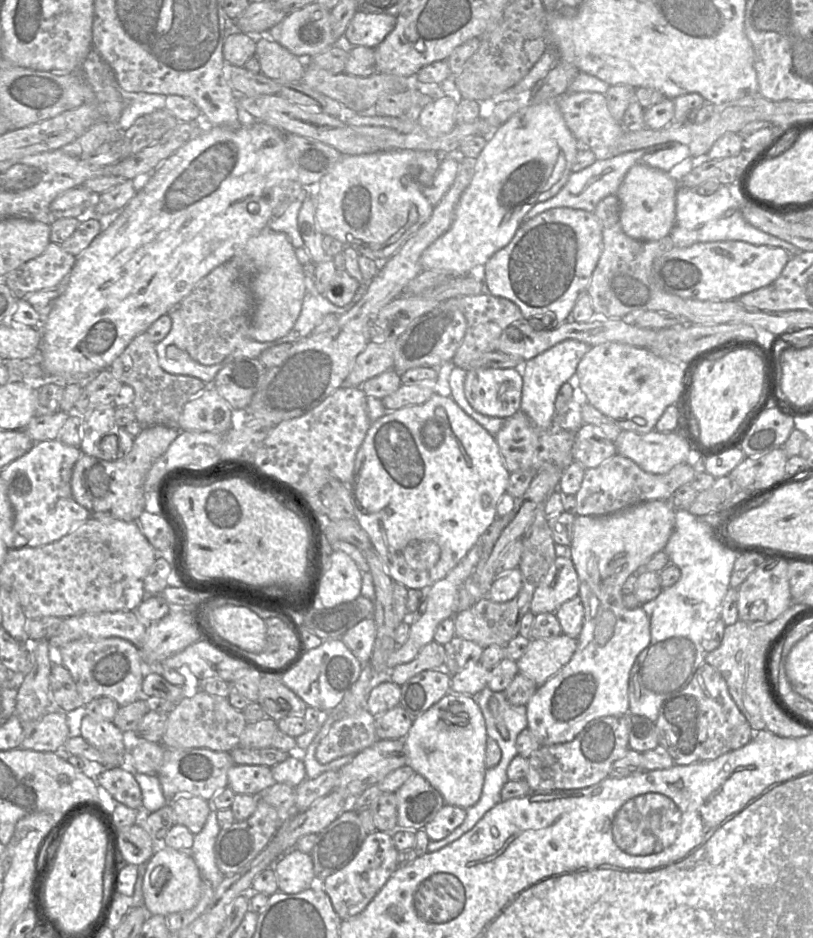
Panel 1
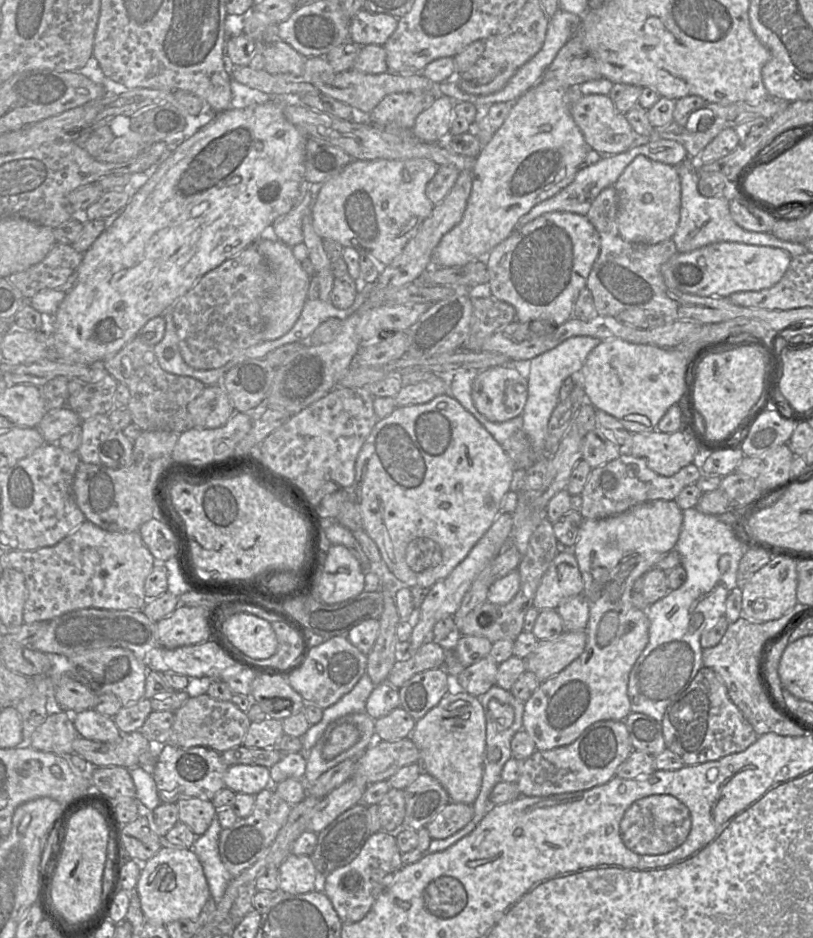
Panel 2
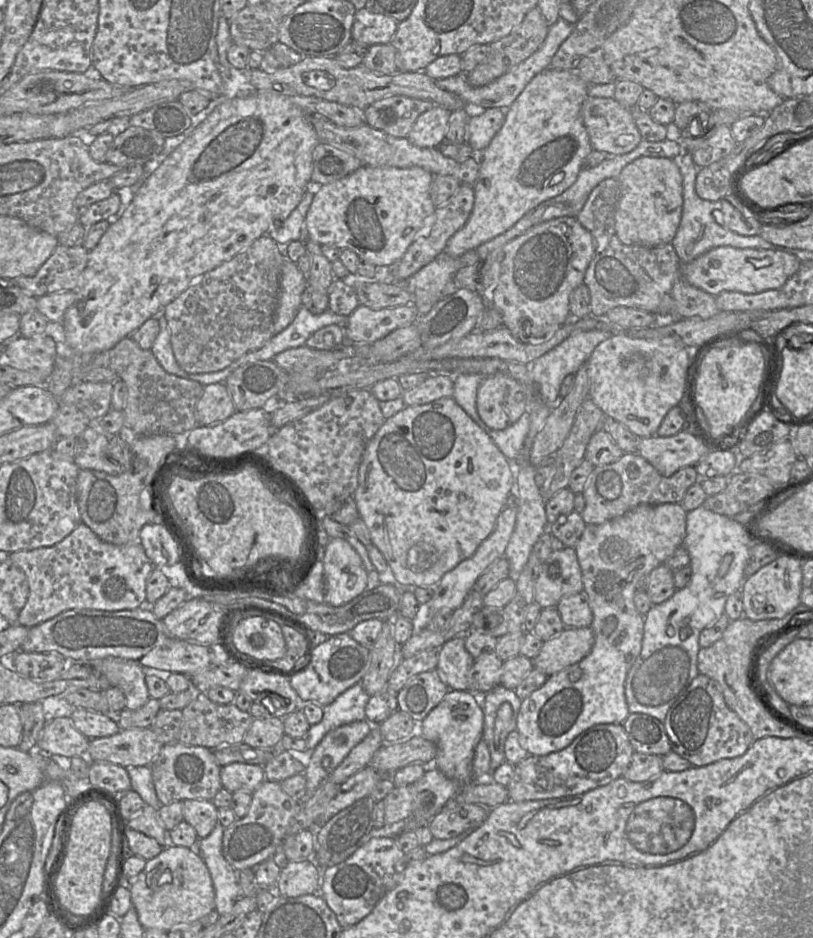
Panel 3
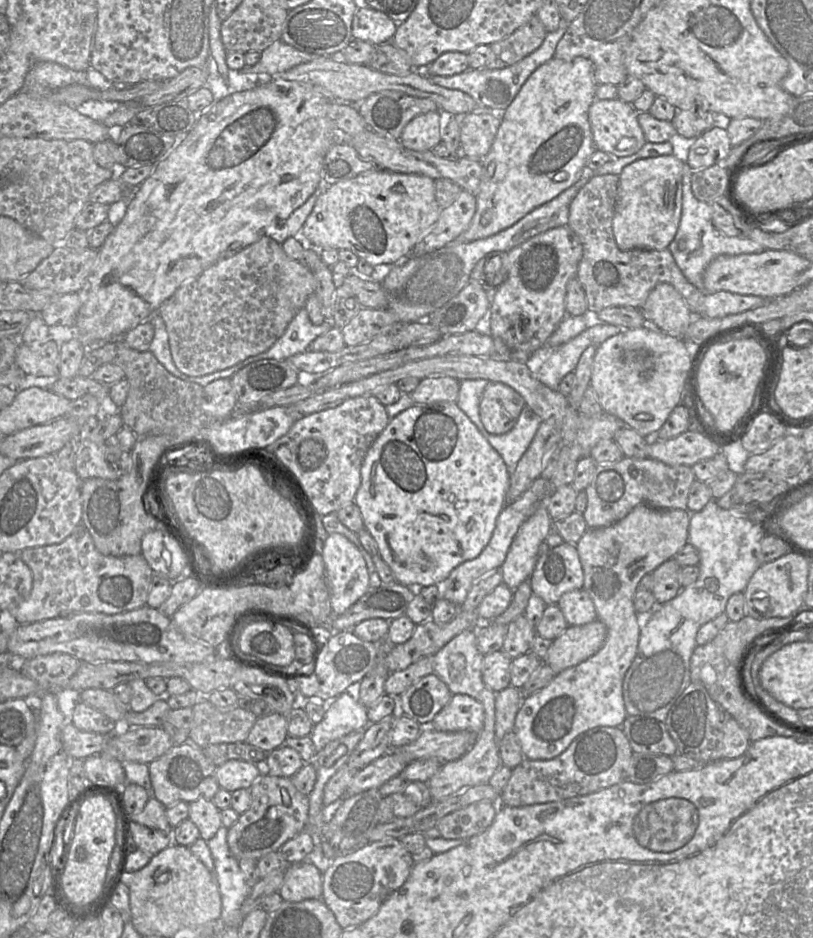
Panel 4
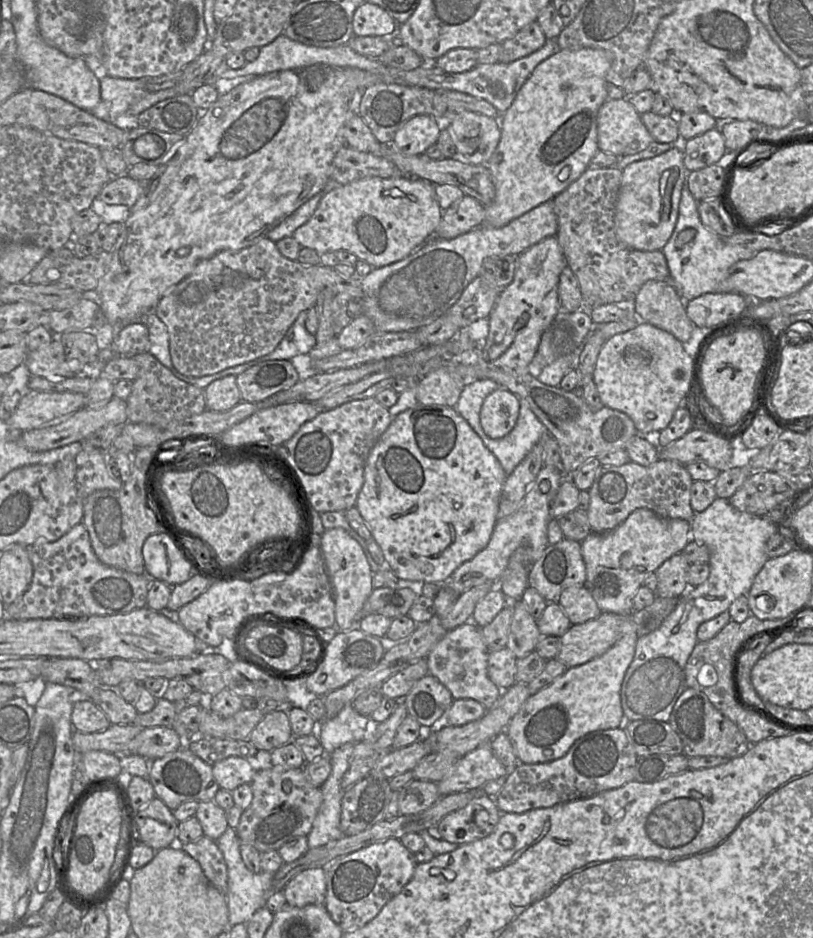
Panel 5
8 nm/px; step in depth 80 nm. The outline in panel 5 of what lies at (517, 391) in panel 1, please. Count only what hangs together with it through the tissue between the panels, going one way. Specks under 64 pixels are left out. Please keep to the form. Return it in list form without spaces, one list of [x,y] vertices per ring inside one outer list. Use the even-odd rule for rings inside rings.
[[[499,387],[483,401],[480,423],[485,434],[500,439],[515,427],[520,412],[520,399],[506,387]]]

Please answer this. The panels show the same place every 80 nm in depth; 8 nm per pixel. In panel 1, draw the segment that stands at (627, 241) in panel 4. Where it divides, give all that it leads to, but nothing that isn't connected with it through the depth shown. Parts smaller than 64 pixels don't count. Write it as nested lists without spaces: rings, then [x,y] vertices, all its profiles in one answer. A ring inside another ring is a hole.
[[[643,164],[632,166],[616,192],[623,232],[640,241],[657,241],[670,235],[676,219],[677,191],[677,172],[669,173]]]

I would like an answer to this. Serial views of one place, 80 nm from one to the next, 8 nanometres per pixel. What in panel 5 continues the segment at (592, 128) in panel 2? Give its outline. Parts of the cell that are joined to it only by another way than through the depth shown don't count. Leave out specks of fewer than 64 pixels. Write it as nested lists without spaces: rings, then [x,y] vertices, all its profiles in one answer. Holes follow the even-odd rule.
[[[628,98],[607,99],[597,113],[597,146],[618,158],[645,150],[653,137]]]

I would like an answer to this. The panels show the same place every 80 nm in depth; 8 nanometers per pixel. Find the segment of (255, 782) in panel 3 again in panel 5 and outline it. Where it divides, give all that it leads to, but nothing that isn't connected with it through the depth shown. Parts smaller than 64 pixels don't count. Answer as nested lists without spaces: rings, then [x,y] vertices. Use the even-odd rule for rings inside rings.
[[[237,756],[227,757],[212,765],[212,775],[219,788],[230,792],[242,784],[250,784],[255,772],[247,759]]]

